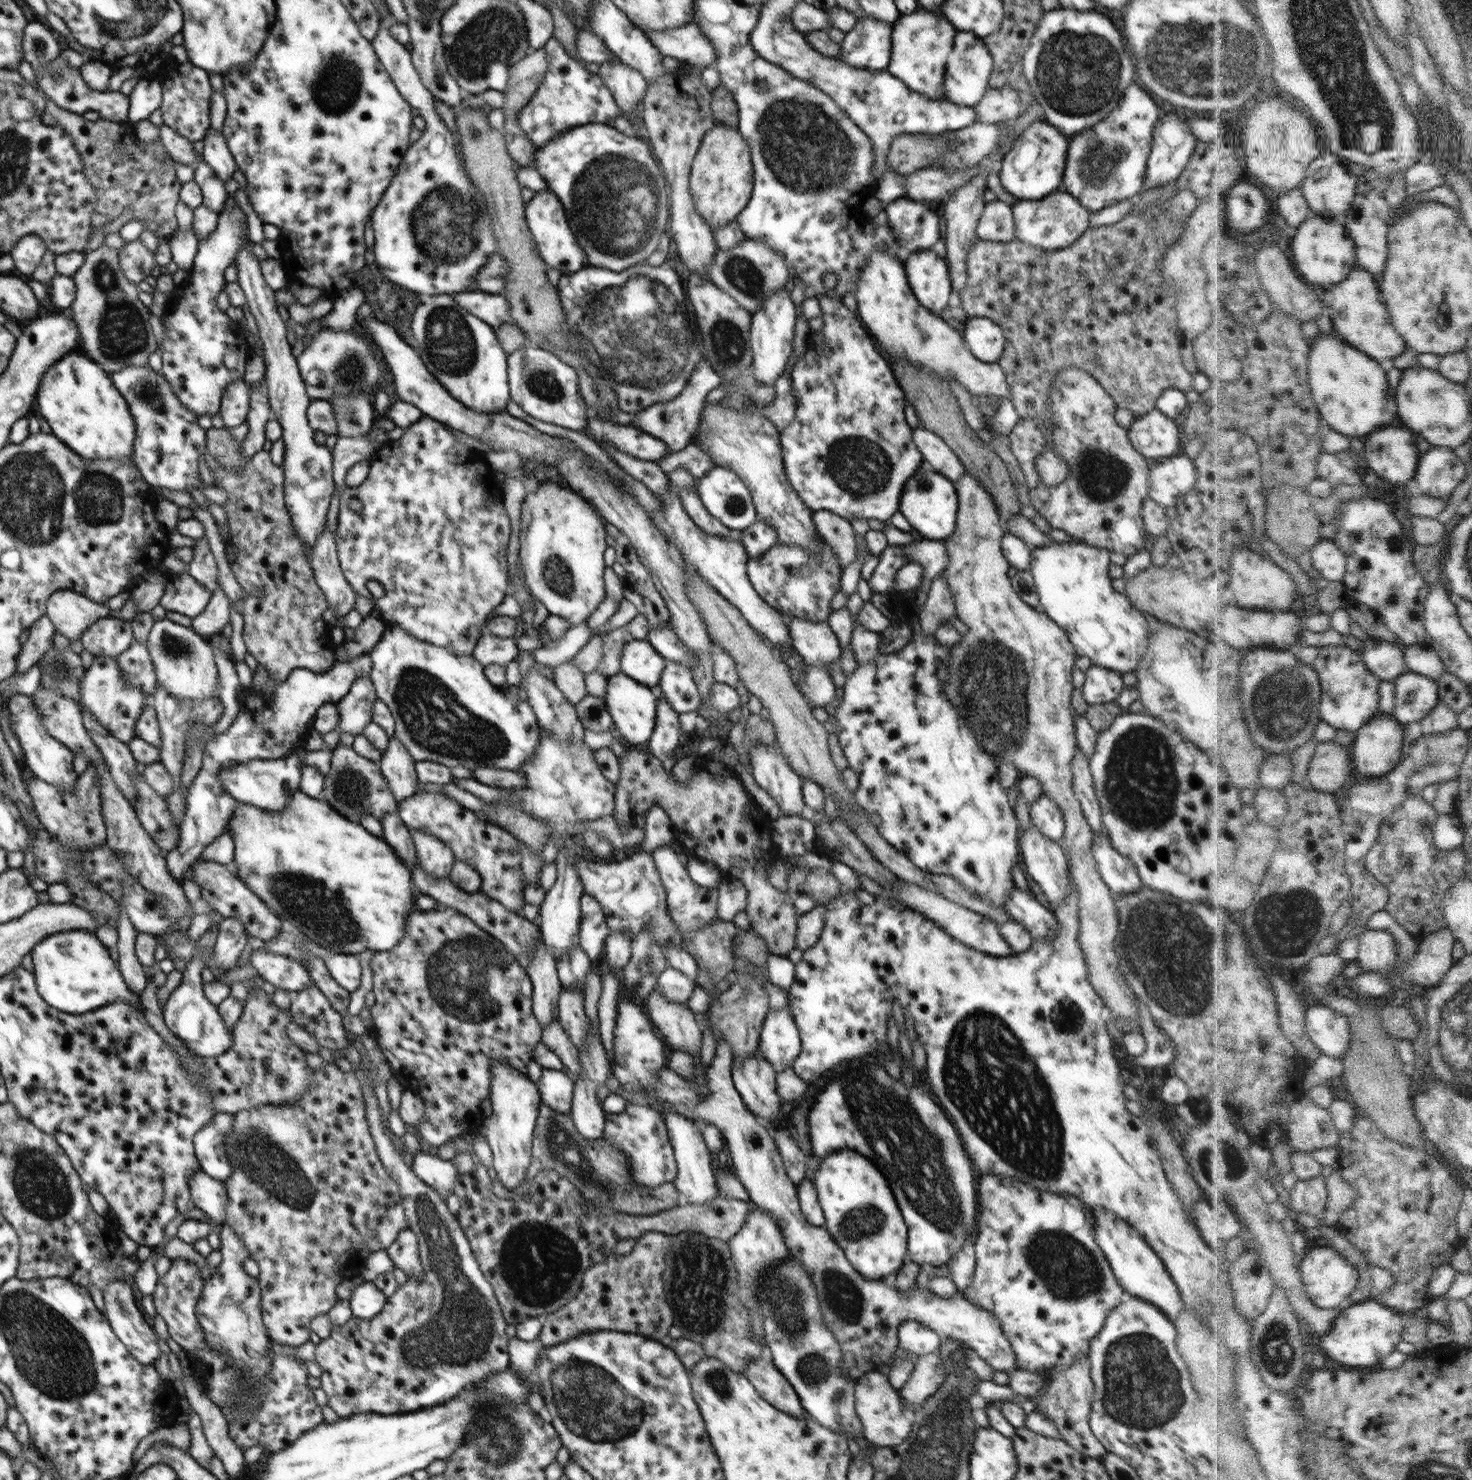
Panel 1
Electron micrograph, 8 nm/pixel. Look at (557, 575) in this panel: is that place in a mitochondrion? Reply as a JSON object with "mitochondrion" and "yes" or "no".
{"mitochondrion":"yes"}

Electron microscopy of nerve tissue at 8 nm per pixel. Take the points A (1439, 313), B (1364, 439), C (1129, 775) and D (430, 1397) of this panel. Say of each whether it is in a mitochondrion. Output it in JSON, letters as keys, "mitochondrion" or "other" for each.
{"A":"mitochondrion","B":"other","C":"mitochondrion","D":"other"}

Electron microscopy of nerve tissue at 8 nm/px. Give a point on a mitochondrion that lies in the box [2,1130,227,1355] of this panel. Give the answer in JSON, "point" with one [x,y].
{"point":[41,1187]}

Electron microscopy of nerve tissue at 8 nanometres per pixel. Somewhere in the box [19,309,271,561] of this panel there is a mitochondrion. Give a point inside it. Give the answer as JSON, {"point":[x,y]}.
{"point":[148,394]}

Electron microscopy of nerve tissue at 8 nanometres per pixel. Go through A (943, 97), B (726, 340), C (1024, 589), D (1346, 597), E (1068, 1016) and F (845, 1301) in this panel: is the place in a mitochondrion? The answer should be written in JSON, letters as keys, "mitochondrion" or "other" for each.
{"A":"other","B":"mitochondrion","C":"other","D":"other","E":"mitochondrion","F":"mitochondrion"}

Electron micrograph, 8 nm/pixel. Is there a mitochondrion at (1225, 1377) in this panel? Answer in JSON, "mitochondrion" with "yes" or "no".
{"mitochondrion":"no"}

